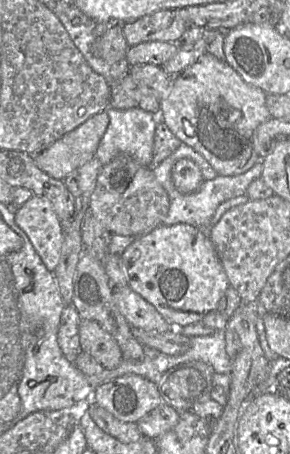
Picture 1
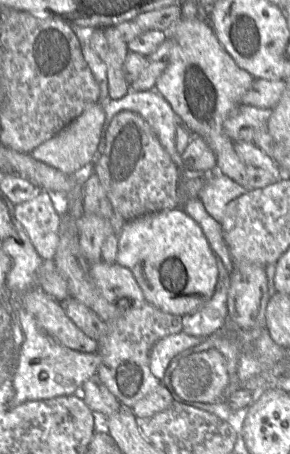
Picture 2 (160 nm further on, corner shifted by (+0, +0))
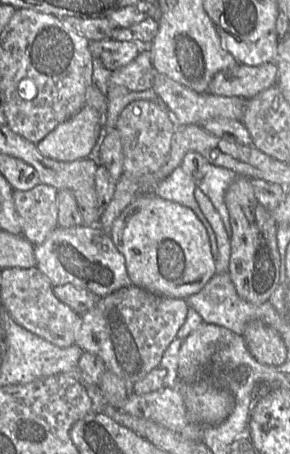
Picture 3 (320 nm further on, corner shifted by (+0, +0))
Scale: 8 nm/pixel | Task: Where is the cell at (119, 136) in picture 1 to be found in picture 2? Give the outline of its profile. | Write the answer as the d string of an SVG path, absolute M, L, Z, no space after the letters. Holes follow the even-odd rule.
M130 89L123 97L108 99L102 105L105 111L105 121L97 148L97 156L105 148L106 133L114 115L122 110L130 110L140 114L149 123L172 160L180 170L183 169L183 160L175 144L179 118L169 102L159 92L155 89L146 91Z

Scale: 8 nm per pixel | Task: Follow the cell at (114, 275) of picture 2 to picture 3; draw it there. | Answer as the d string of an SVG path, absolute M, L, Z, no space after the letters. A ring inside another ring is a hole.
M58 225L42 244L35 246L35 258L36 267L49 278L53 286L72 284L104 297L132 284L124 255L115 246L111 235L98 226L80 225L64 228Z

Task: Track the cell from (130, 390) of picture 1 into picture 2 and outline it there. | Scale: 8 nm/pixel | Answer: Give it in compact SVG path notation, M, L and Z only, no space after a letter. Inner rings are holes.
M146 301L123 309L116 318L106 322L105 332L97 341L101 356L97 375L120 405L132 408L161 383L150 370L149 353L160 339L181 331L182 316L164 312Z

